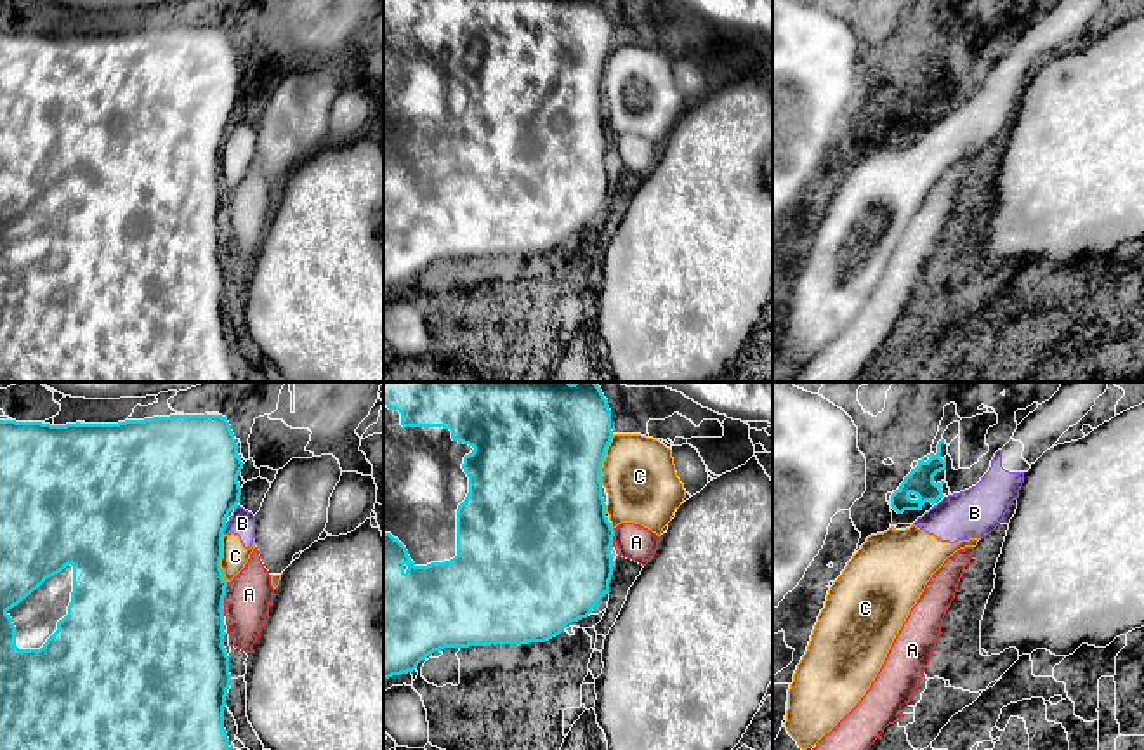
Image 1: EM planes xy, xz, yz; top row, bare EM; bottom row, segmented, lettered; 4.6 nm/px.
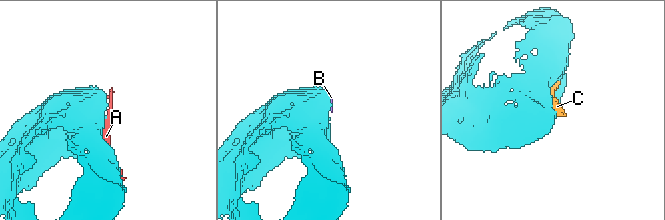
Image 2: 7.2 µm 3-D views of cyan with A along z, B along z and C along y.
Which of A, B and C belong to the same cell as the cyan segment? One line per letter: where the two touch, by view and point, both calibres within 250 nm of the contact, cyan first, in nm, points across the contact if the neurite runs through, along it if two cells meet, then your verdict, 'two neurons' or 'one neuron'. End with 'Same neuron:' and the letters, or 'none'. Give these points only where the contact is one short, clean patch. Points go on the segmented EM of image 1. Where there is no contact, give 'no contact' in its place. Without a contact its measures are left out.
A: meets cyan in xy at (223, 599); 500 nm thick on the cyan side, 220 nm on the other; two neurons
B: meets cyan in xy at (224, 528); 500 nm thick on the cyan side, 120 nm on the other; border along xy (226, 523), (223, 533); two neurons
C: meets cyan in xz at (603, 460); 500 nm thick on the cyan side, 340 nm on the other; two neurons
Same neuron: none

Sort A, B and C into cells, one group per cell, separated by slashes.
A B C

